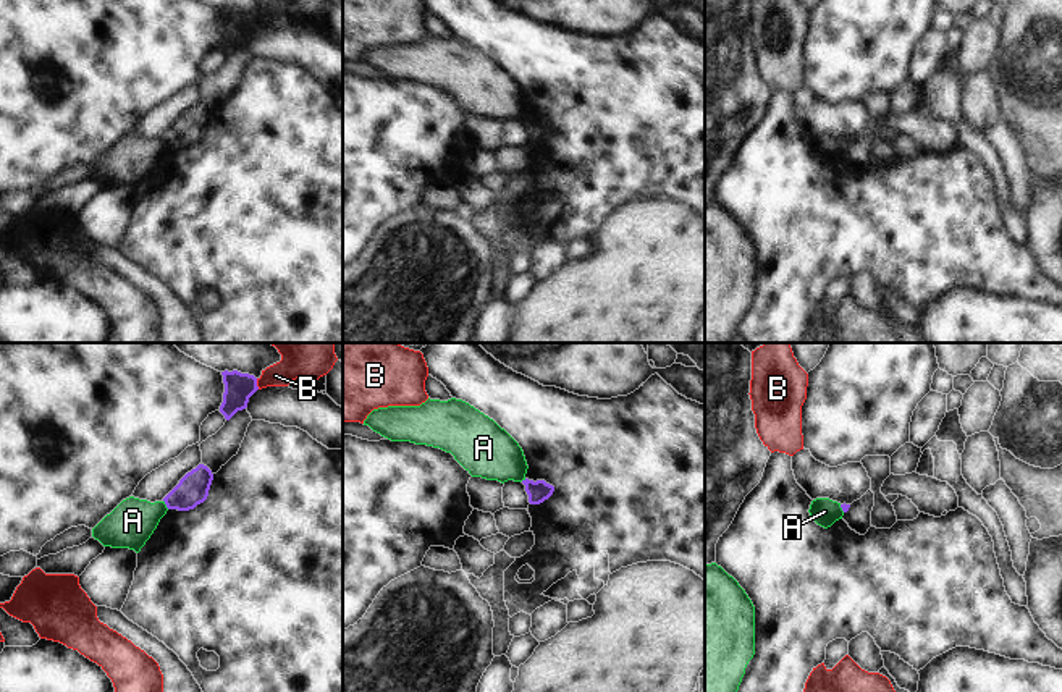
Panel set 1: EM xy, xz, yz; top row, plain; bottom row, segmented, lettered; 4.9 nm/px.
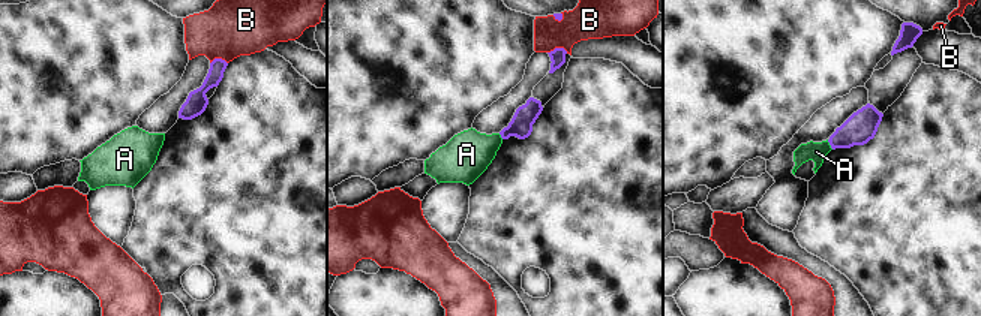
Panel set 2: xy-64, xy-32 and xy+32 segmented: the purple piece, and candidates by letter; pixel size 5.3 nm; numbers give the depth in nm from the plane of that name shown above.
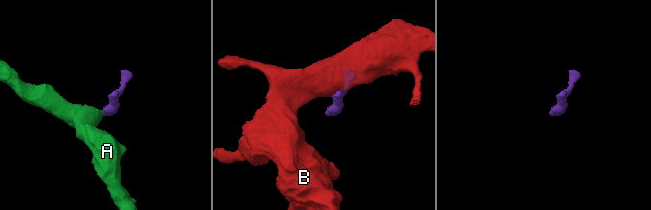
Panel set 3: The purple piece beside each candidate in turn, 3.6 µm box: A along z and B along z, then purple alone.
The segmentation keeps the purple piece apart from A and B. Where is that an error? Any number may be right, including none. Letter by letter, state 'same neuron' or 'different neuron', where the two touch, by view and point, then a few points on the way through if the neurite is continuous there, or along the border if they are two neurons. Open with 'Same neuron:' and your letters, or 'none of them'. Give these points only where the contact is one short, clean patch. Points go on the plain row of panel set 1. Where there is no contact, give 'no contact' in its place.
Same neuron: none of them
A: different neuron; contact xy (165, 141); border xy (164, 138), (168, 146)
B: different neuron; contact xy (256, 21)

